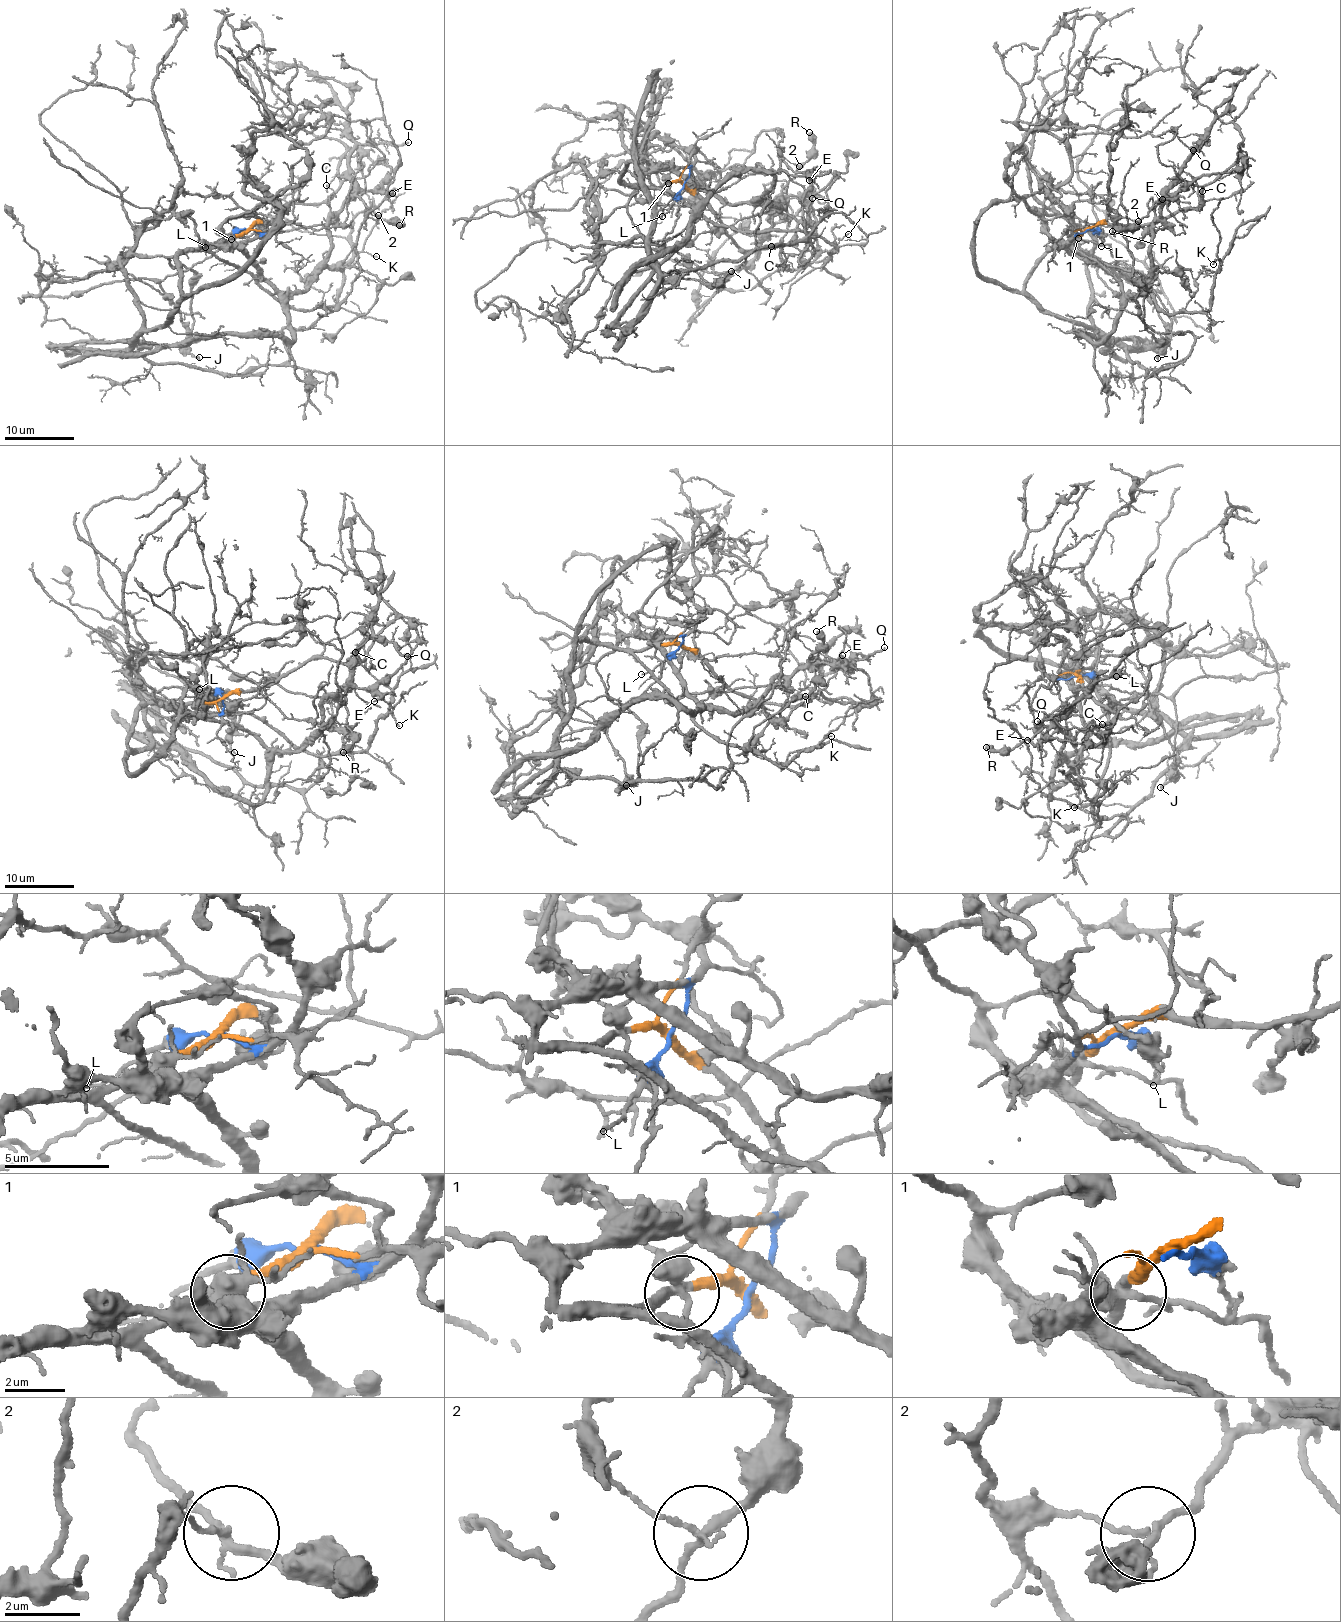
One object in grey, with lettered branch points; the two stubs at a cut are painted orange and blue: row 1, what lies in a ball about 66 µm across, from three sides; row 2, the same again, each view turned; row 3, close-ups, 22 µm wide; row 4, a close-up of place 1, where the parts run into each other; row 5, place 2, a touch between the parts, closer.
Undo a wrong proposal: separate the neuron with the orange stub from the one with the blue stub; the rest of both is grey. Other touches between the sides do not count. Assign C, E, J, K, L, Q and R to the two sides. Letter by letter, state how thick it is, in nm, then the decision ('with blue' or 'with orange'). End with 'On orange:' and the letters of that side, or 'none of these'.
C: 130 nm | with orange
E: 190 nm | with blue
J: 220 nm | with blue
K: 130 nm | with orange
L: 130 nm | with blue
Q: 200 nm | with blue
R: 550 nm | with blue
On orange: C, K

